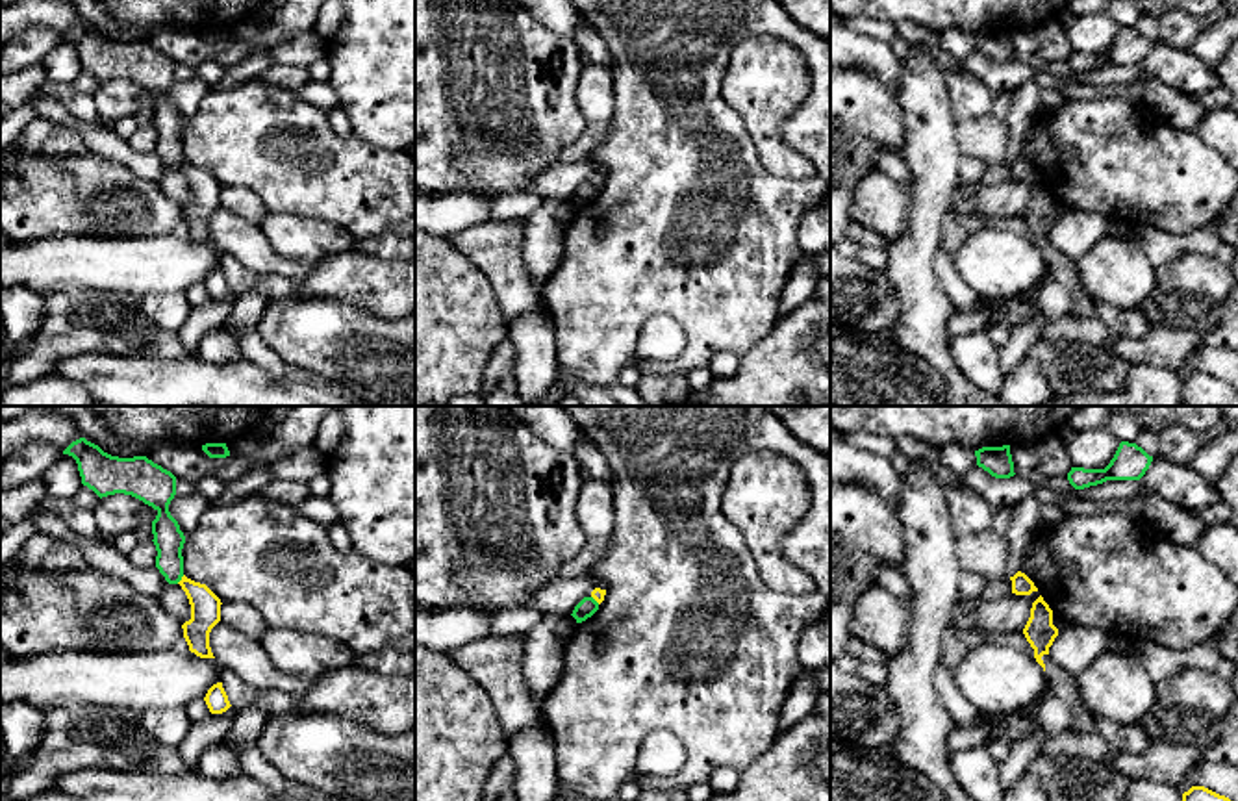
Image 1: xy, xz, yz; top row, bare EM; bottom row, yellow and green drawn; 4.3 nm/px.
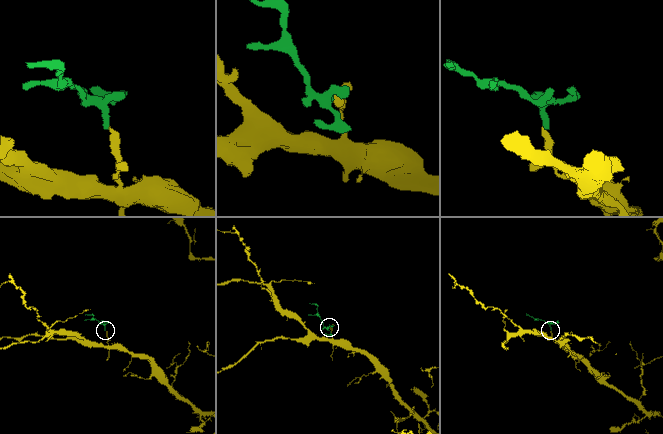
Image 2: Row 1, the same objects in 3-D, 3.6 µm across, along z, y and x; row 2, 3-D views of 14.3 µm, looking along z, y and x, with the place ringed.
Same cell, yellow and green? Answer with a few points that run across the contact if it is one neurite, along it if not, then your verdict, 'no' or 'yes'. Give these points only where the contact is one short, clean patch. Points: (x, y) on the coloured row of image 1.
line xy (184, 575), (176, 583); no

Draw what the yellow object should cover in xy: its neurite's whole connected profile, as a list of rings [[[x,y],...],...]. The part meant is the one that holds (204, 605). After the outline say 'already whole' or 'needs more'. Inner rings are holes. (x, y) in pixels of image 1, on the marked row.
[[[185,575],[178,582],[191,604],[191,619],[182,625],[189,651],[200,658],[215,658],[209,647],[209,632],[221,621],[221,599],[200,582]]]; already whole

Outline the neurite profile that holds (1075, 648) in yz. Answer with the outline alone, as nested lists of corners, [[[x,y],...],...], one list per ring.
[[[1067,625],[1049,647],[1053,662],[1075,679],[1106,653],[1110,634],[1080,625]]]

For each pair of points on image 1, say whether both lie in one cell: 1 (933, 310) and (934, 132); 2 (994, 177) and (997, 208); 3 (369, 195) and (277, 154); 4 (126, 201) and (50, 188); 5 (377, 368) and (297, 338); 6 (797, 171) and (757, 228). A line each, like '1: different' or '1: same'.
1: same
2: different
3: same
4: same
5: same
6: different

